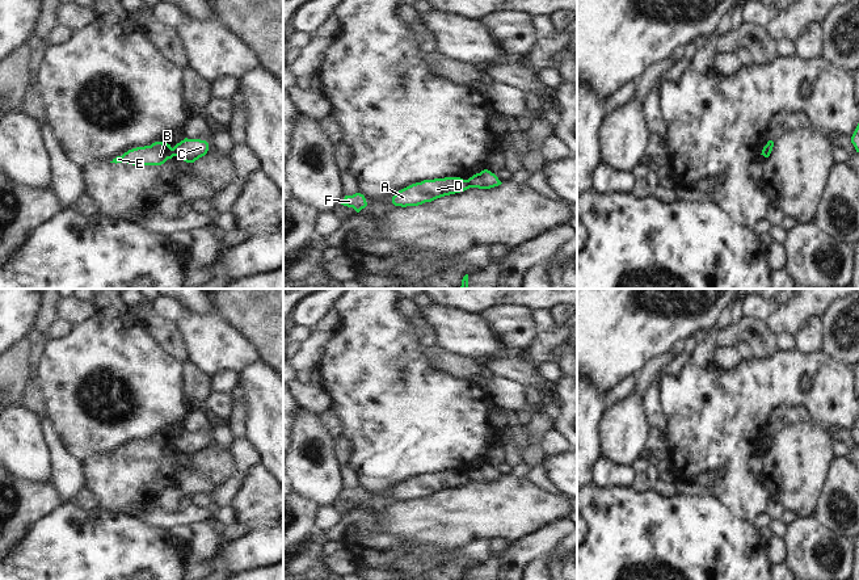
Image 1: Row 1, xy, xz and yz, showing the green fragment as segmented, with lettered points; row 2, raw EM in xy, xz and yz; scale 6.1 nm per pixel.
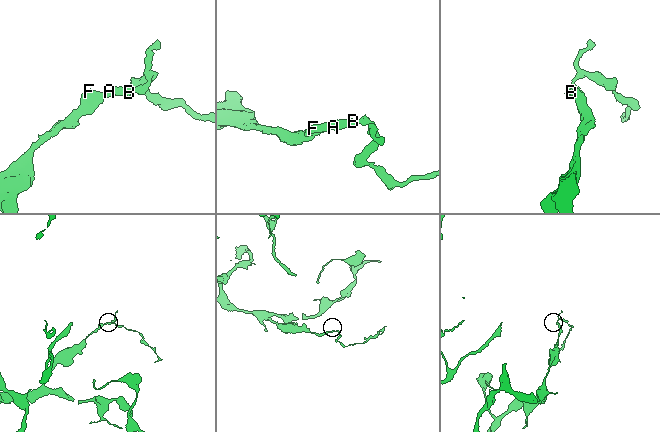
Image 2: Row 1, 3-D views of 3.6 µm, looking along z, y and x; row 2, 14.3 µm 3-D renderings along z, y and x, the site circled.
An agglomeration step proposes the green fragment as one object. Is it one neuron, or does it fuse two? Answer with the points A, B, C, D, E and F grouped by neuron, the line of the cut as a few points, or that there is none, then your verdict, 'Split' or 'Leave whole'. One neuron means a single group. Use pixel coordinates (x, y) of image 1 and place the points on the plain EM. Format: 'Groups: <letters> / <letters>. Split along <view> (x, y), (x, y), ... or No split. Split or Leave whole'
Groups: A B D E F / C. Split along xy (172, 442), (175, 449). Split

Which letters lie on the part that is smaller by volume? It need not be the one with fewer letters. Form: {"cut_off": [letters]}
{"cut_off": ["C"]}

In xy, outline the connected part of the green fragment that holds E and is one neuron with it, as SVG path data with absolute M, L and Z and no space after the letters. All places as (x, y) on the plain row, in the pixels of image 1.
M155 436L151 440L129 444L122 450L117 450L110 457L127 457L132 459L161 459L174 450L173 442L168 437Z

